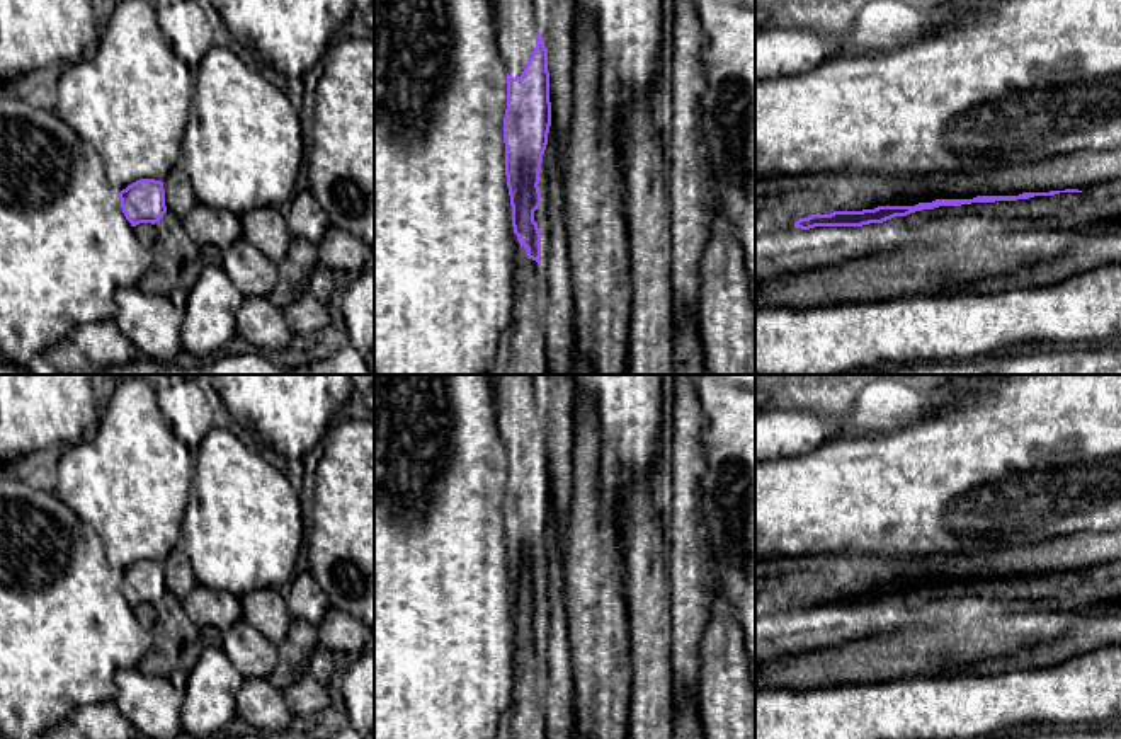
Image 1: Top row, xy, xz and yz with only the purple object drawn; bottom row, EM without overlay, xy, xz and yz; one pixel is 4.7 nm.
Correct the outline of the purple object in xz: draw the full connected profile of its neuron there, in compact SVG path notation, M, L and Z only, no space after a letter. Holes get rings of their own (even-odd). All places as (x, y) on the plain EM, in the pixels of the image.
M498 375L497 429L507 450L507 490L504 499L505 557L512 587L512 608L527 640L541 645L541 613L534 593L541 586L539 552L551 507L548 431L536 414L532 375Z

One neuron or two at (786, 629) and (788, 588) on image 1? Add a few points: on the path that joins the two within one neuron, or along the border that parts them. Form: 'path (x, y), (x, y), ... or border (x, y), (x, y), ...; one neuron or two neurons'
border (793, 608), (773, 615); two neurons

